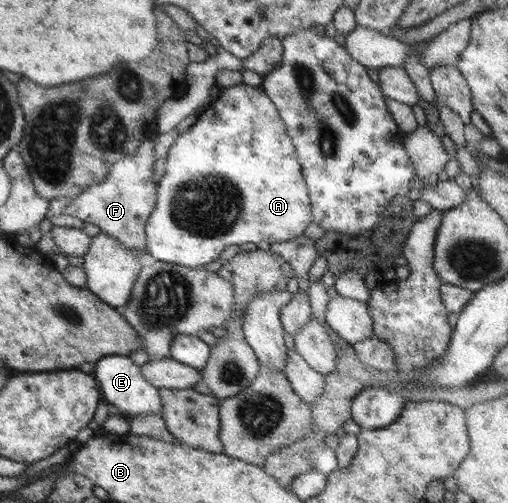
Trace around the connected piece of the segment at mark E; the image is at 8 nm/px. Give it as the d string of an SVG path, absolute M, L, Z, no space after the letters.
M109 355L94 363L92 375L98 382L102 398L120 410L121 416L132 419L140 414L155 414L162 410L160 392L142 375L142 368L129 356Z

